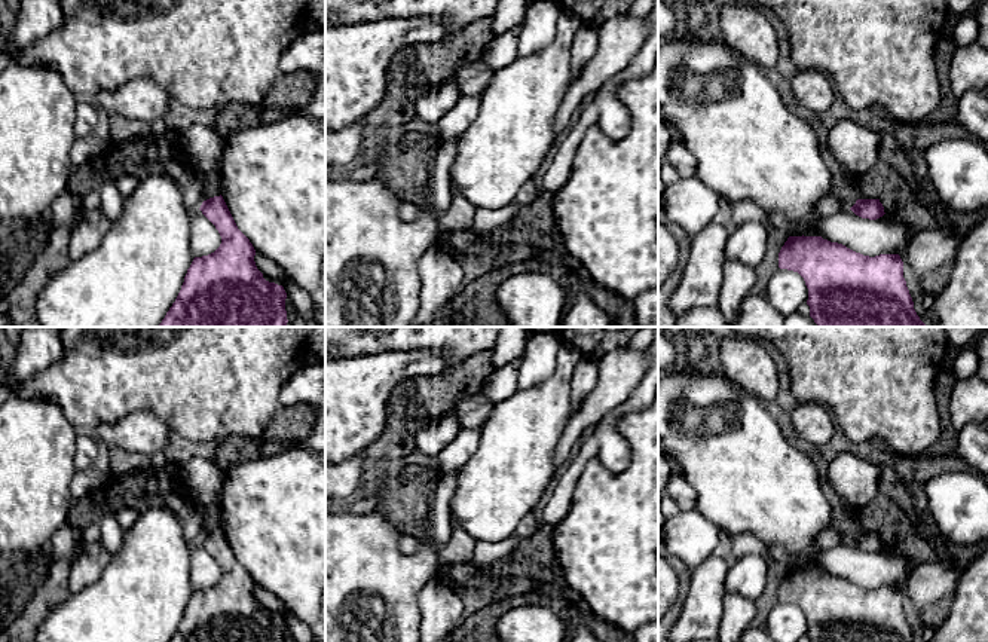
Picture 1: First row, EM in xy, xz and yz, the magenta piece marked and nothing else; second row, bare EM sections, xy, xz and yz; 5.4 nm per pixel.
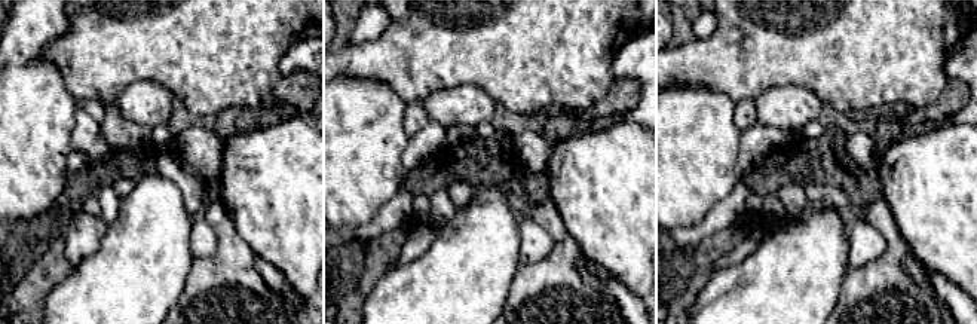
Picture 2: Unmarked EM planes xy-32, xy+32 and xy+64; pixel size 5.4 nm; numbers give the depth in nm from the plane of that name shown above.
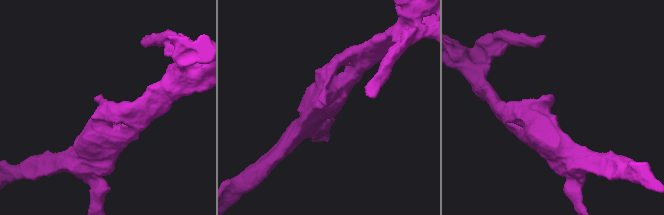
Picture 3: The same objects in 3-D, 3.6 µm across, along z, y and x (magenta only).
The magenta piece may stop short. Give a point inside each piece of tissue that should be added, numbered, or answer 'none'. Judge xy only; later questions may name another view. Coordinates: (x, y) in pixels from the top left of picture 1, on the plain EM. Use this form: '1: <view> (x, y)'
1: xy (211, 517)

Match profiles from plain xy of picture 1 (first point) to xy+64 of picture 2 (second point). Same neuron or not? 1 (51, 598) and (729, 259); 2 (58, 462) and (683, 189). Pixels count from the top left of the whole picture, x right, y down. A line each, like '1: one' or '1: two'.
1: two
2: one

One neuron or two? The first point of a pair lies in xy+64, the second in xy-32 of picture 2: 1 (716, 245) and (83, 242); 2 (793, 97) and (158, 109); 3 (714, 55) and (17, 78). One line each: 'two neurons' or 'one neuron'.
1: two neurons
2: one neuron
3: two neurons

